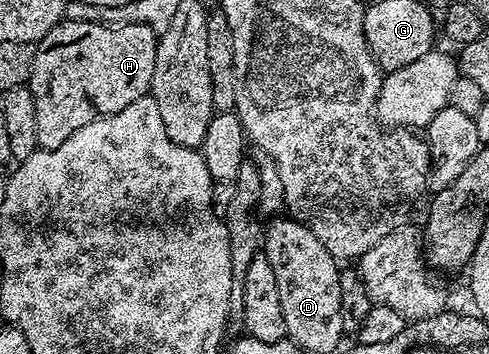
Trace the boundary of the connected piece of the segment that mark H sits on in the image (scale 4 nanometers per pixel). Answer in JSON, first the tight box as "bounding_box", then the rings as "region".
{"bounding_box":[27,20,157,149],"region":[[[65,20],[55,26],[38,44],[34,68],[27,84],[34,96],[34,108],[38,112],[39,149],[58,148],[58,144],[62,144],[62,140],[70,140],[70,136],[74,136],[78,128],[105,114],[118,112],[126,108],[126,104],[134,104],[134,100],[145,97],[151,91],[154,80],[157,41],[157,31],[142,23],[104,25],[103,22]]]}

